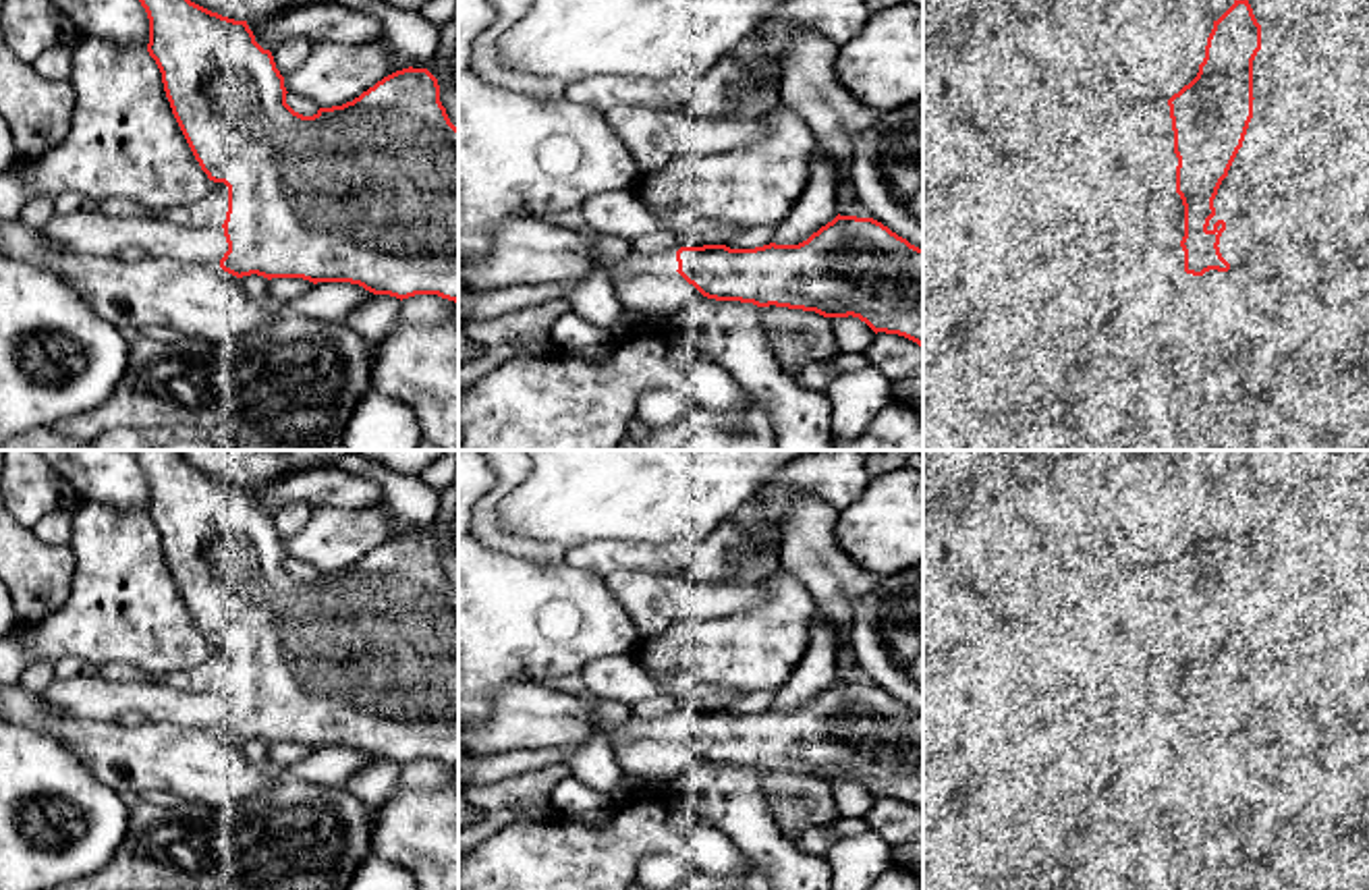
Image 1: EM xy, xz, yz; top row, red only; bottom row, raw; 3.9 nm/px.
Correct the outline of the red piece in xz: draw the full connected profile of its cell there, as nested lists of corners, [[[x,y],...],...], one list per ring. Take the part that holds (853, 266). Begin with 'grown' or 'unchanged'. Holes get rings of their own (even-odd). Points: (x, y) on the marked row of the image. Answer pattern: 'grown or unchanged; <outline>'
grown; [[[836,216],[799,245],[628,251],[608,280],[678,272],[703,297],[859,317],[923,346],[923,249],[873,218]]]

